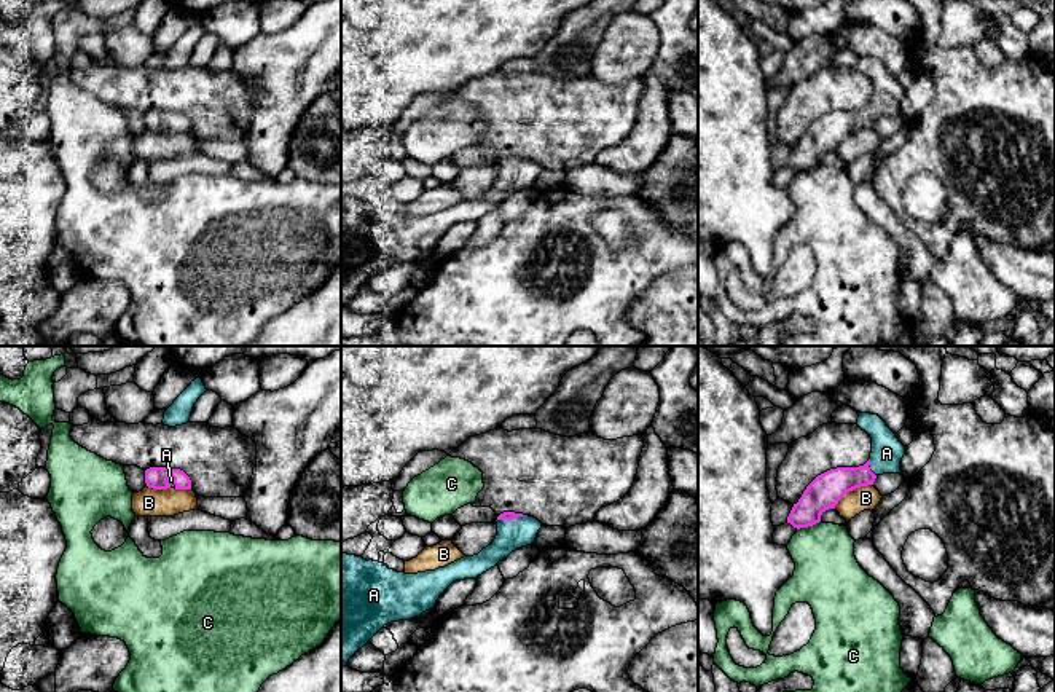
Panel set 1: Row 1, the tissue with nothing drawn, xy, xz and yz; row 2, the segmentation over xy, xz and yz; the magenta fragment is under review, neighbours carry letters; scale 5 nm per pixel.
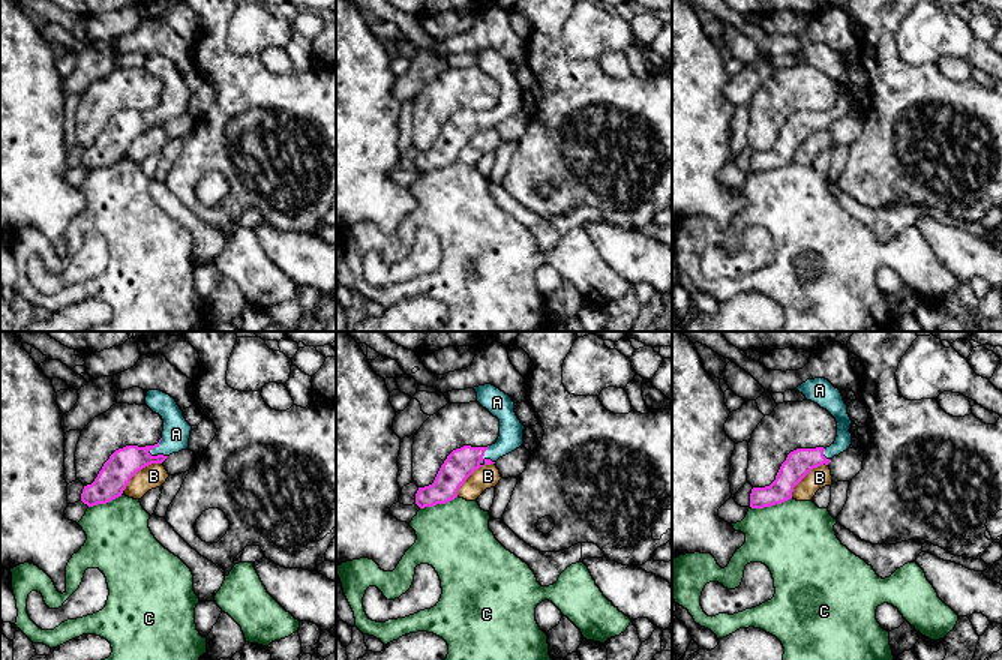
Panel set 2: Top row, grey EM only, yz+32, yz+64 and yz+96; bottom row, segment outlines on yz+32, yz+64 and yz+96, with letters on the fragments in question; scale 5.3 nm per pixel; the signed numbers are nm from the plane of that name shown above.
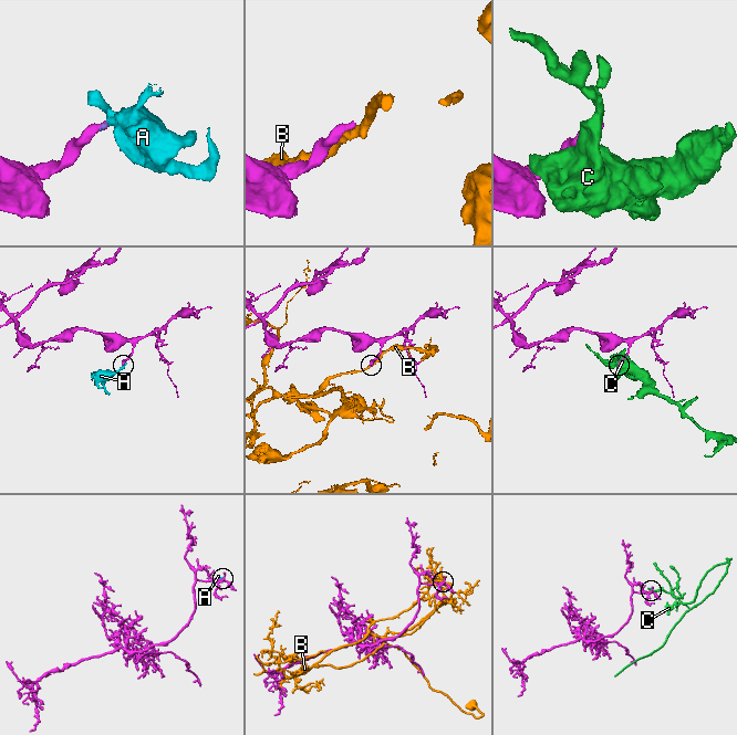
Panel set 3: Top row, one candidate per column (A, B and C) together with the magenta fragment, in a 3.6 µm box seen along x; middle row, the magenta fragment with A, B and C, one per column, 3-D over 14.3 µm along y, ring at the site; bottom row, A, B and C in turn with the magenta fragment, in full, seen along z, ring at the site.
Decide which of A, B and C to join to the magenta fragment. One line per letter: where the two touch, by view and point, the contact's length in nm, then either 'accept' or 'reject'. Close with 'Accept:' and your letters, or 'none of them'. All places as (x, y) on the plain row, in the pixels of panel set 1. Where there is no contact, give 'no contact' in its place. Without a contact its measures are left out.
A: contact xz (510, 161); length 150 nm; accept
B: contact yz (851, 133); length 240 nm; reject
C: contact yz (808, 168); length 130 nm; reject
Accept: A

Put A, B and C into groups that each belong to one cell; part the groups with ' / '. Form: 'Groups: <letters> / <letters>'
Groups: A / B / C

